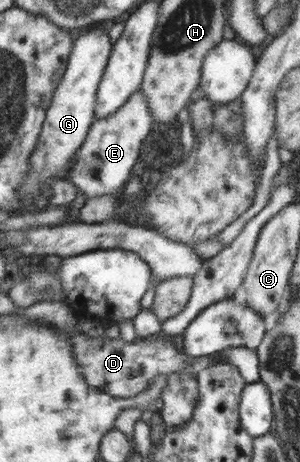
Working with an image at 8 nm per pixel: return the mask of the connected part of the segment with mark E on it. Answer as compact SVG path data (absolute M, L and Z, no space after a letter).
M138 91L126 106L108 119L96 119L87 141L77 153L72 181L79 187L79 191L87 198L98 198L114 195L114 191L123 189L128 180L134 176L132 169L138 161L144 139L152 131L152 123L154 115L150 112L142 91Z

